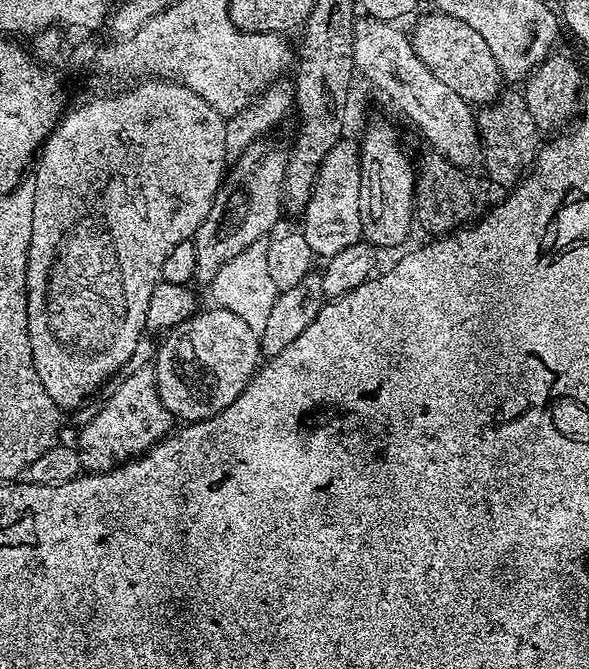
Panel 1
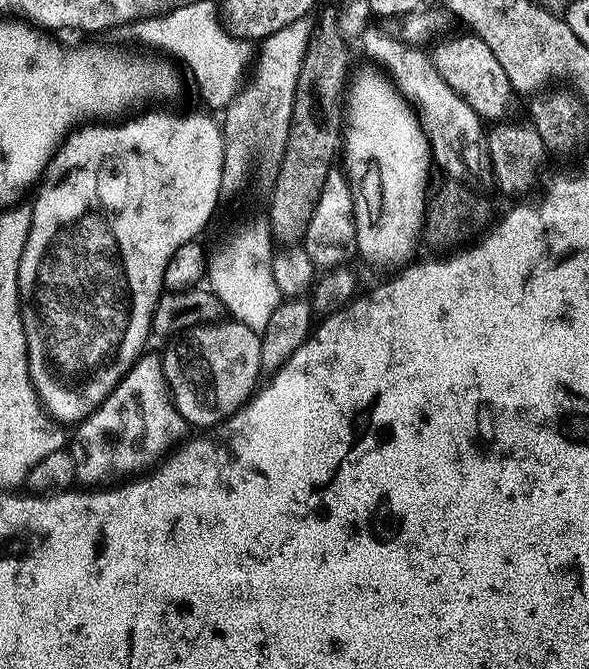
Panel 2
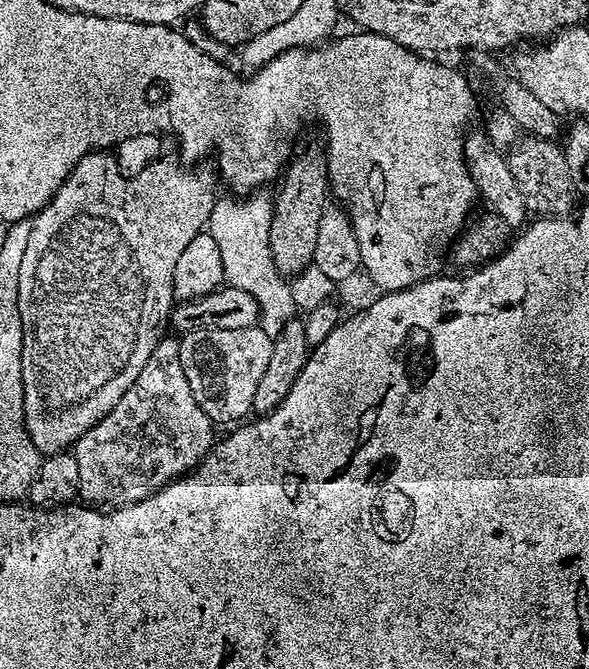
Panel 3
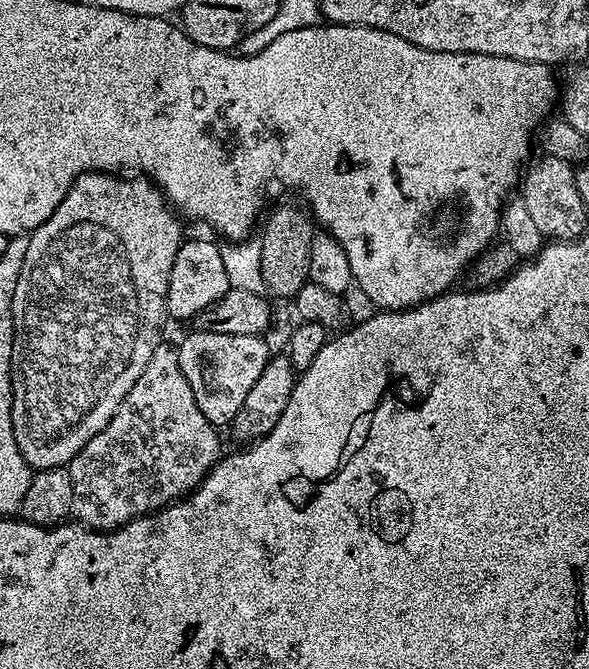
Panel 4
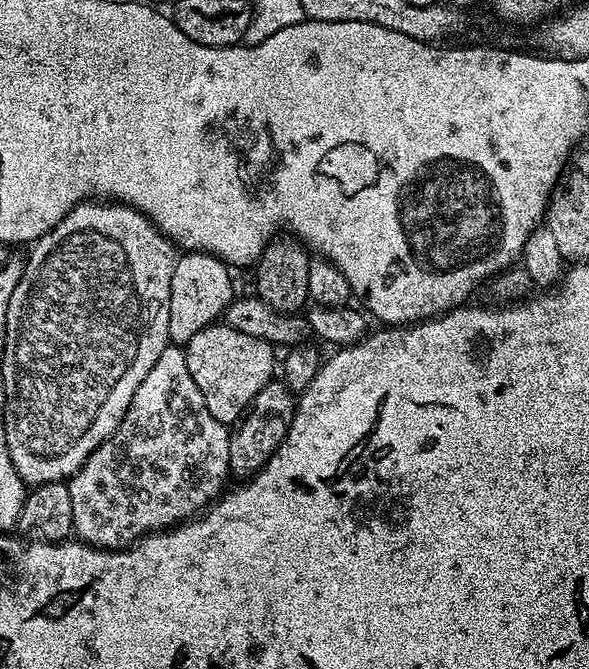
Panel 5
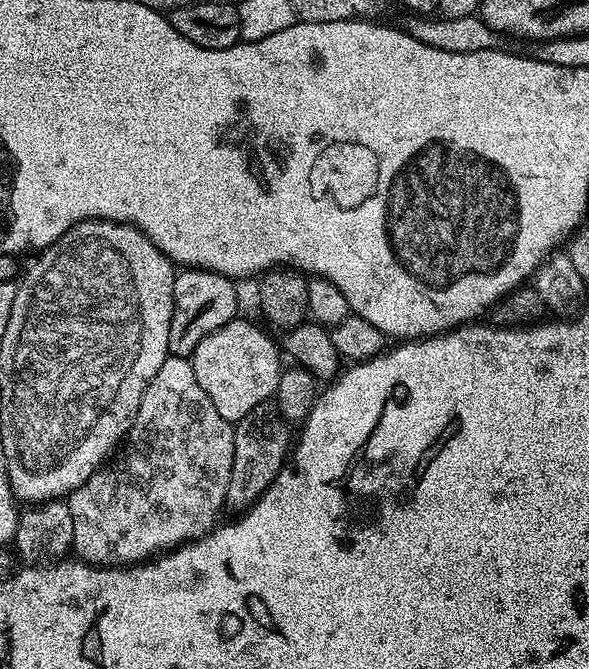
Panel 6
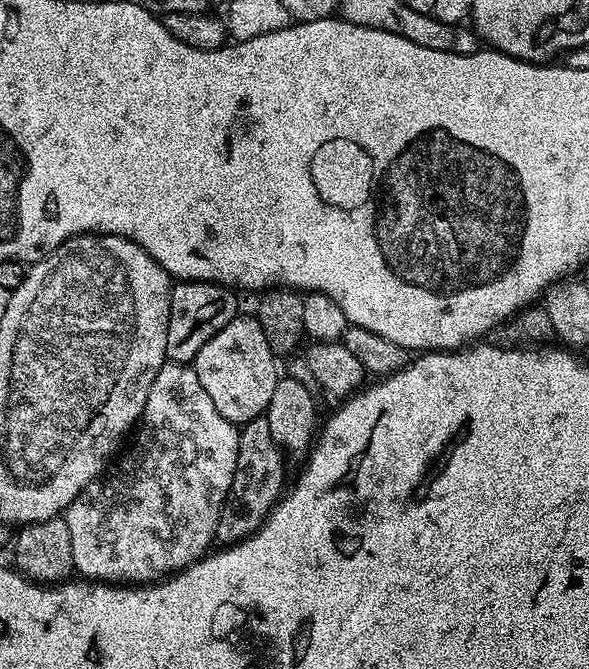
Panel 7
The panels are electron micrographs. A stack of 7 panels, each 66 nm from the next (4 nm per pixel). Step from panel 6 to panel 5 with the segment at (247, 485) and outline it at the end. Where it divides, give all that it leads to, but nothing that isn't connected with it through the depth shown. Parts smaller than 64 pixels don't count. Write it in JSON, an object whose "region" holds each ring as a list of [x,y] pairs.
{"region":[[[273,378],[258,394],[254,394],[251,402],[244,407],[244,413],[231,425],[228,437],[230,438],[230,462],[228,471],[233,477],[247,478],[255,476],[262,465],[276,453],[282,438],[286,438],[288,427],[296,413],[294,394],[284,385],[283,379]]]}

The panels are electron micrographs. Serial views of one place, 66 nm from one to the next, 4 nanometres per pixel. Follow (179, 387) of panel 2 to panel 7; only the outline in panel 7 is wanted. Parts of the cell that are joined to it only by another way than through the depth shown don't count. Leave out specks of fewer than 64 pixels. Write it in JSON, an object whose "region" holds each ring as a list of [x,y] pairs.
{"region":[[[238,314],[230,323],[222,326],[222,330],[218,330],[218,334],[214,334],[214,338],[210,338],[210,342],[202,346],[202,350],[198,350],[194,367],[198,374],[198,382],[202,382],[206,394],[210,394],[218,414],[222,414],[222,418],[226,418],[232,424],[243,426],[246,422],[267,413],[278,379],[276,363],[278,357],[270,350],[270,342],[266,342],[266,334],[262,334],[262,326],[256,321],[255,315]]]}

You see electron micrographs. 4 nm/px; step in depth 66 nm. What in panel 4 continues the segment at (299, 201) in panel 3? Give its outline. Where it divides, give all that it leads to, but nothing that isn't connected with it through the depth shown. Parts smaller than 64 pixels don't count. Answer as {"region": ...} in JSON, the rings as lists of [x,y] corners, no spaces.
{"region":[[[283,204],[276,206],[281,206],[281,208],[273,207],[267,213],[266,219],[263,221],[263,224],[265,223],[264,233],[259,233],[258,239],[260,261],[262,262],[262,282],[267,295],[291,301],[298,294],[298,290],[302,290],[302,286],[310,283],[308,275],[310,274],[314,220],[305,209],[304,213],[302,209],[295,208],[292,204]]]}

